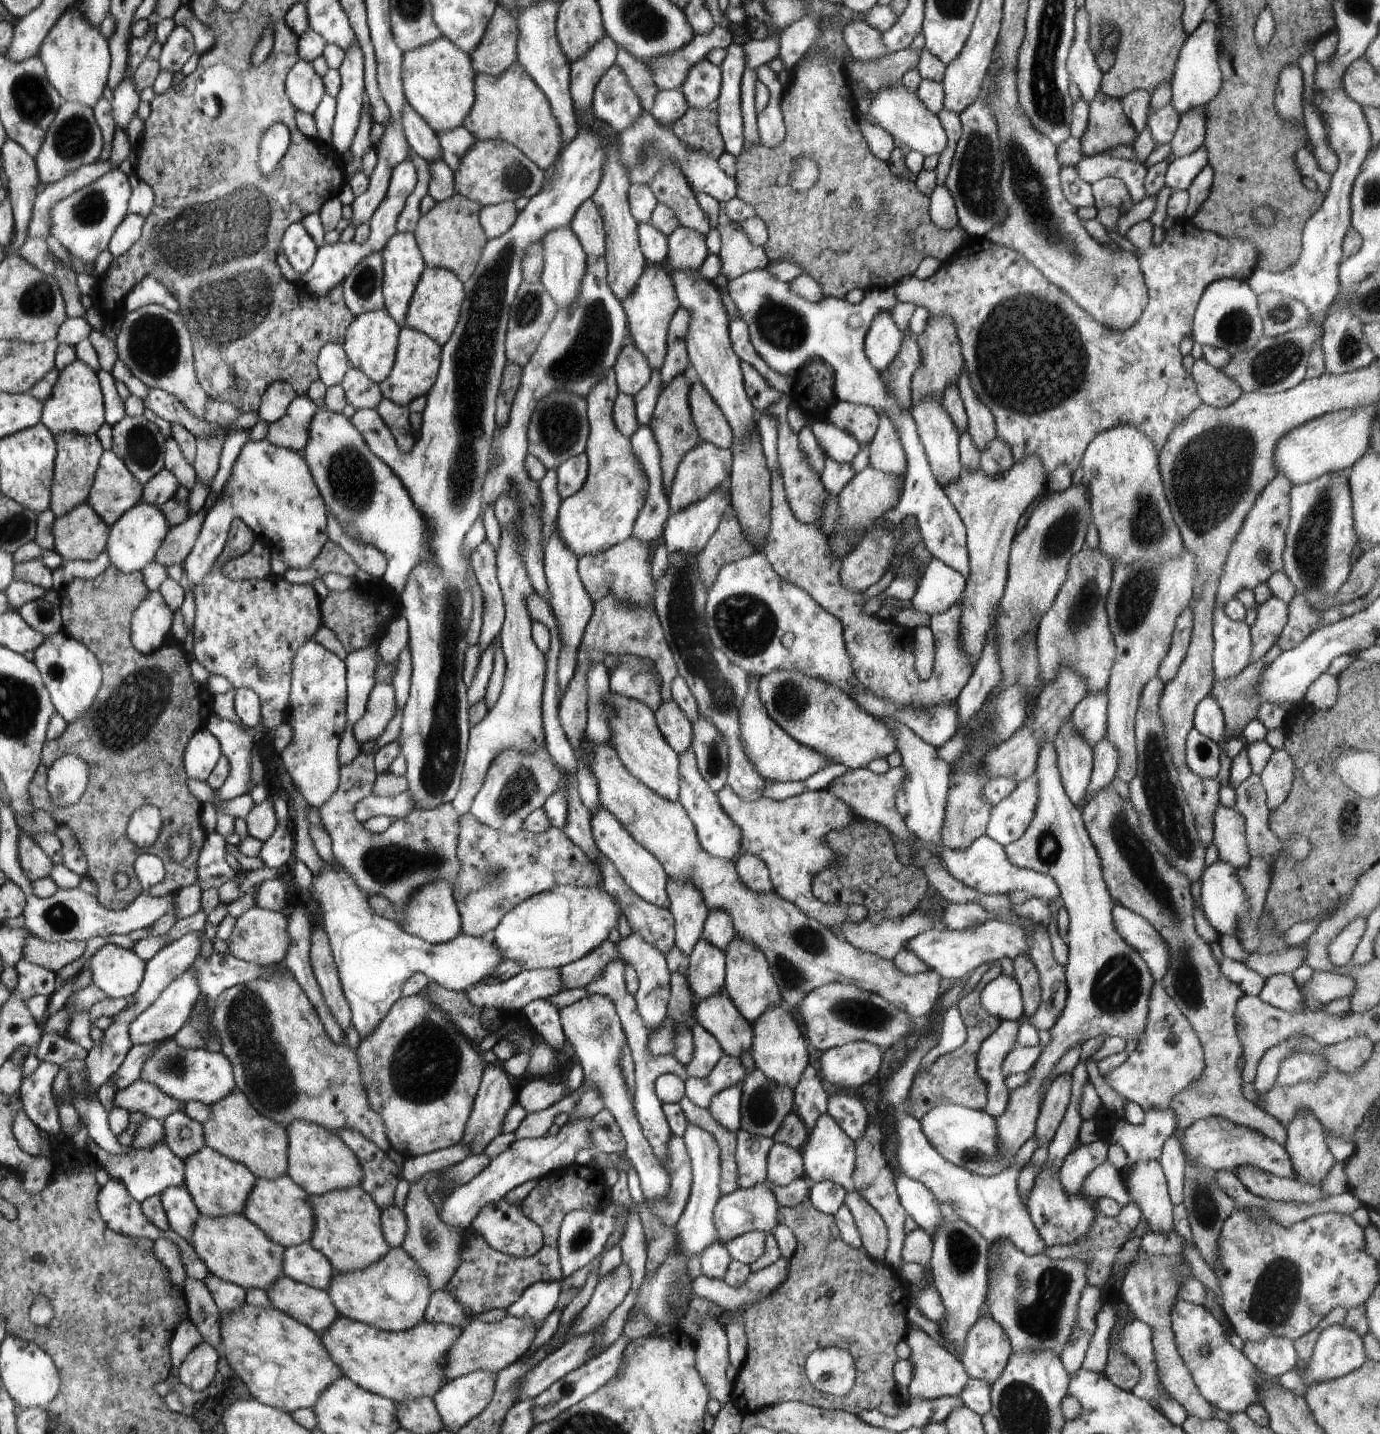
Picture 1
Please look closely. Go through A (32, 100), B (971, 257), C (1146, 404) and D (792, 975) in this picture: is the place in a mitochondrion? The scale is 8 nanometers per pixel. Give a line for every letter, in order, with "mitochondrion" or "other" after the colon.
A: mitochondrion
B: other
C: other
D: mitochondrion

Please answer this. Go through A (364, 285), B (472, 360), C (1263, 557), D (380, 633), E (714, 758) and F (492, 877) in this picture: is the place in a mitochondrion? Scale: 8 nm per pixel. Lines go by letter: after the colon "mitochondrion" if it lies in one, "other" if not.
A: mitochondrion
B: mitochondrion
C: mitochondrion
D: other
E: mitochondrion
F: mitochondrion

